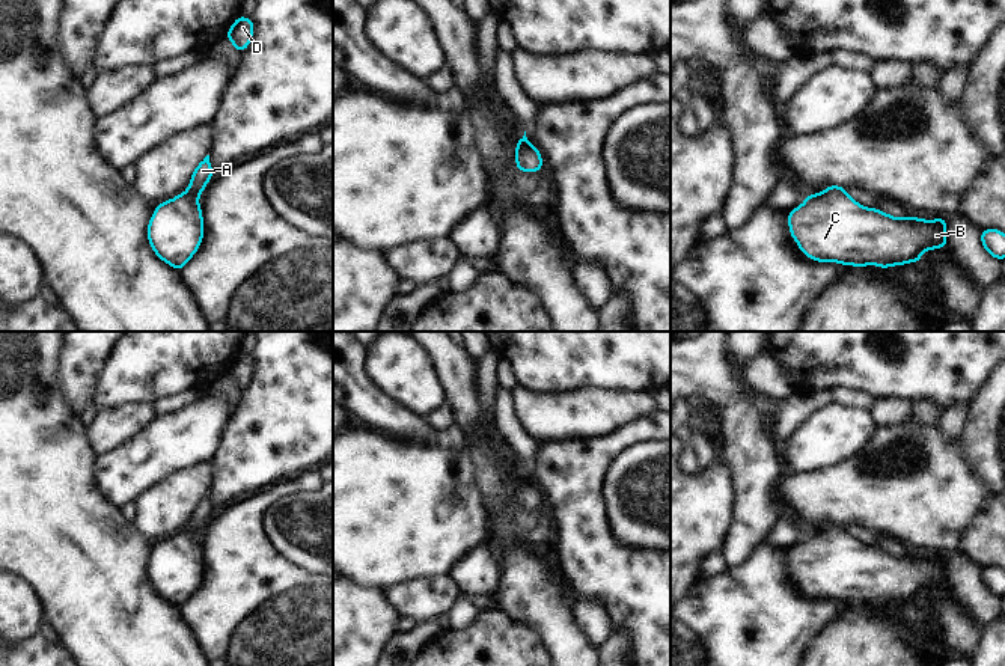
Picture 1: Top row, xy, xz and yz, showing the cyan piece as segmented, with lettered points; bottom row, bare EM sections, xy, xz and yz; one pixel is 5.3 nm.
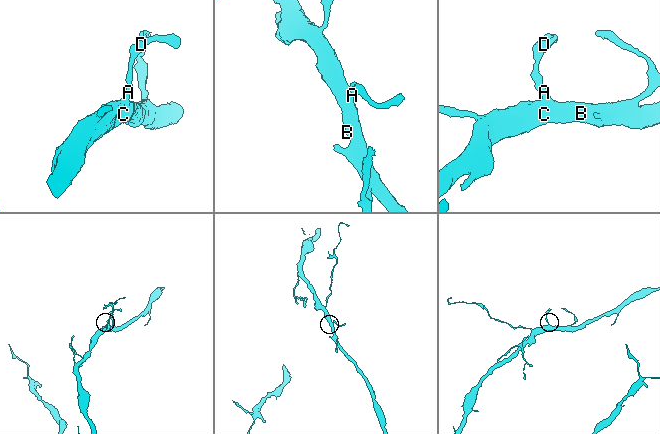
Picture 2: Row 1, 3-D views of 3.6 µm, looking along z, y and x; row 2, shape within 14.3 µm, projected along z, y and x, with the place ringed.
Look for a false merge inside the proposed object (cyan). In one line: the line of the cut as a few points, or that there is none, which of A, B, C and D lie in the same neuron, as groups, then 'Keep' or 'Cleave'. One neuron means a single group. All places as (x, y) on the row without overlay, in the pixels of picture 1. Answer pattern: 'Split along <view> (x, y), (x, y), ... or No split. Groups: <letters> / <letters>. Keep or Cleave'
No split. Groups: A B C D. Keep.

